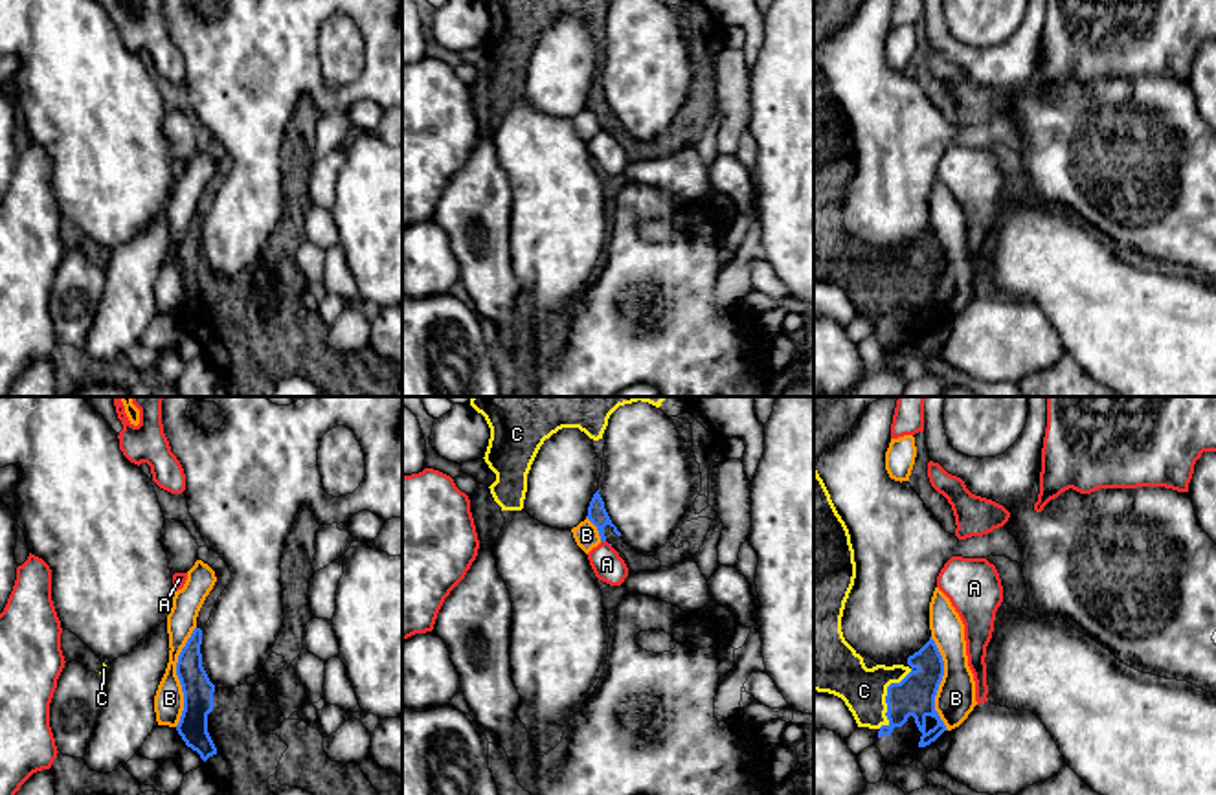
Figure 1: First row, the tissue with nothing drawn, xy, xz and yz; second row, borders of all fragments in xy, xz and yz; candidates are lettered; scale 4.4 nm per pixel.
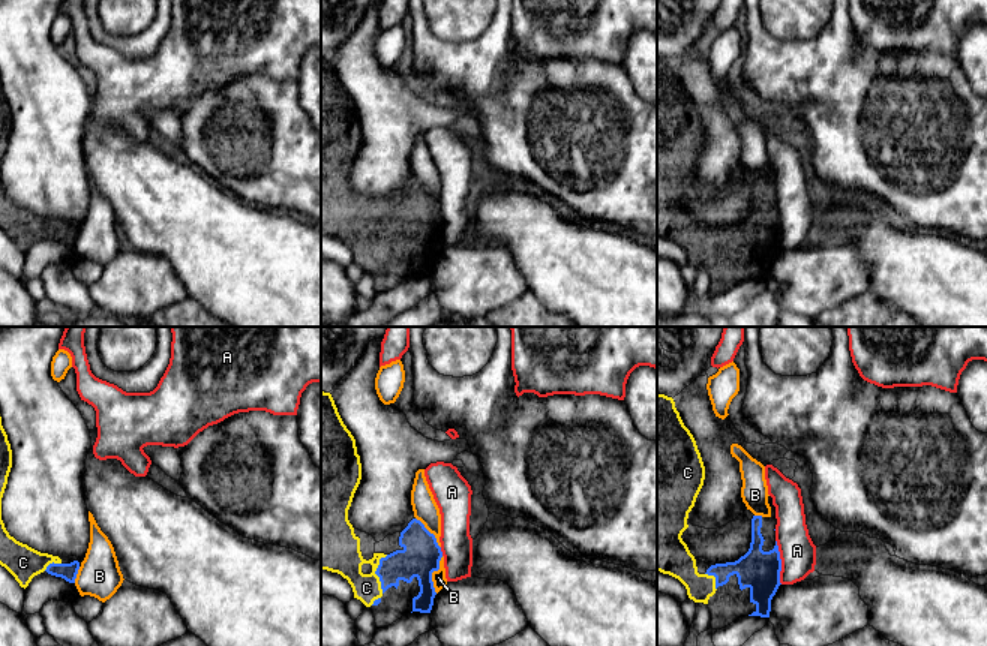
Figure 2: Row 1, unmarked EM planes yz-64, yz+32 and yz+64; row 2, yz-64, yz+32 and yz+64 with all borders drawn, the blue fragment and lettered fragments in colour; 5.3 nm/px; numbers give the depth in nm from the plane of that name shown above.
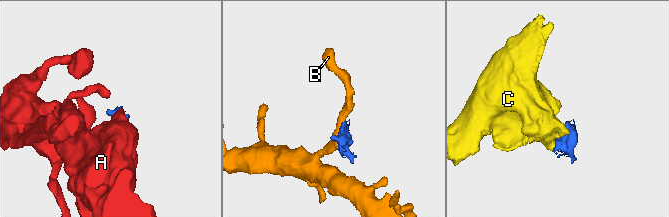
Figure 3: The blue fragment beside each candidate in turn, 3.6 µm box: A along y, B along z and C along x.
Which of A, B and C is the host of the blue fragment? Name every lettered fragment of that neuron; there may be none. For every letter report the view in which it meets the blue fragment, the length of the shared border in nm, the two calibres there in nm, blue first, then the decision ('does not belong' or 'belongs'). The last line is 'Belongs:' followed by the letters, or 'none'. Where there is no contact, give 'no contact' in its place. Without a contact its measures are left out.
A: contact in xz; length 30 nm; calibres 90 and 140 nm; does not belong
B: contact in xy; length 440 nm; calibres 130 and 130 nm; does not belong
C: contact in yz; length 300 nm; calibres 180 and 220 nm; belongs
Belongs: C

